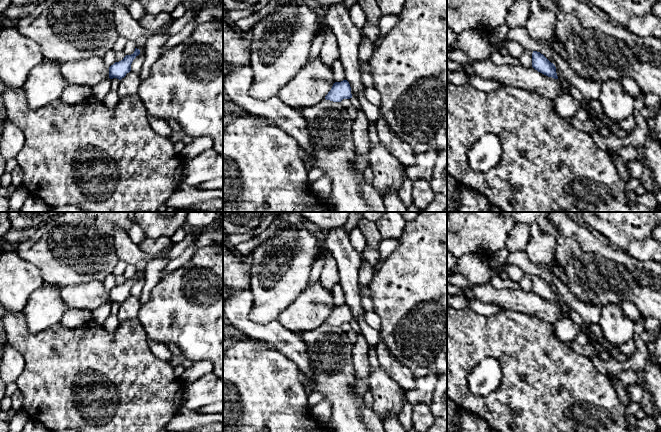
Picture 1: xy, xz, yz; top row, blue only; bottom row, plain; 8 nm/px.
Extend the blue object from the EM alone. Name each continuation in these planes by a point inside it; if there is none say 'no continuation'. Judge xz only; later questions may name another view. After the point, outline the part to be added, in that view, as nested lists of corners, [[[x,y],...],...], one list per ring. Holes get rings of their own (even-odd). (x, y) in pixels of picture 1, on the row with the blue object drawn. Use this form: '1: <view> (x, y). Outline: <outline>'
no continuation

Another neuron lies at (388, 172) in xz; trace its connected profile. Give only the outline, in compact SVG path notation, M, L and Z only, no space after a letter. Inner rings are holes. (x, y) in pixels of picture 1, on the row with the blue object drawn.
M380 142L370 147L369 167L374 174L372 183L382 197L402 186L405 168Z

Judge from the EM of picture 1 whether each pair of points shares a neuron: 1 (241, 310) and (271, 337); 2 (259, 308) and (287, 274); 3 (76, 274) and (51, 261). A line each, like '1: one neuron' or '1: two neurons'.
1: one neuron
2: one neuron
3: one neuron

